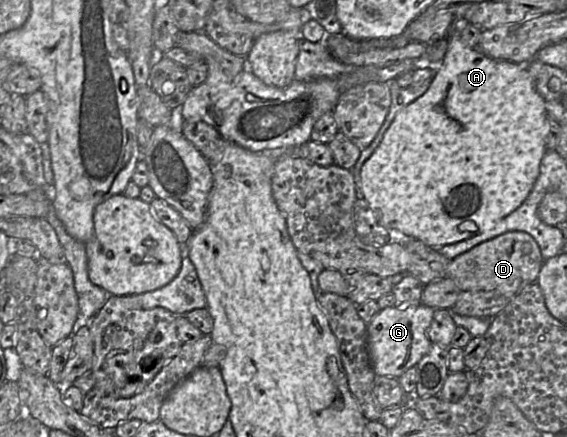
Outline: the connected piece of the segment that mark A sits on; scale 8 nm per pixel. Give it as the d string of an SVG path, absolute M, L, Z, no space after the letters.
M455 30L448 39L448 50L428 88L419 98L400 110L386 130L379 146L363 163L357 188L376 214L380 225L390 231L398 231L419 240L424 244L440 248L444 245L457 243L483 233L495 226L502 218L517 209L529 195L539 175L541 159L546 151L548 134L548 114L545 102L534 86L528 72L528 66L519 65L505 60L495 60L484 55L480 50L468 47L461 39L461 33Z

